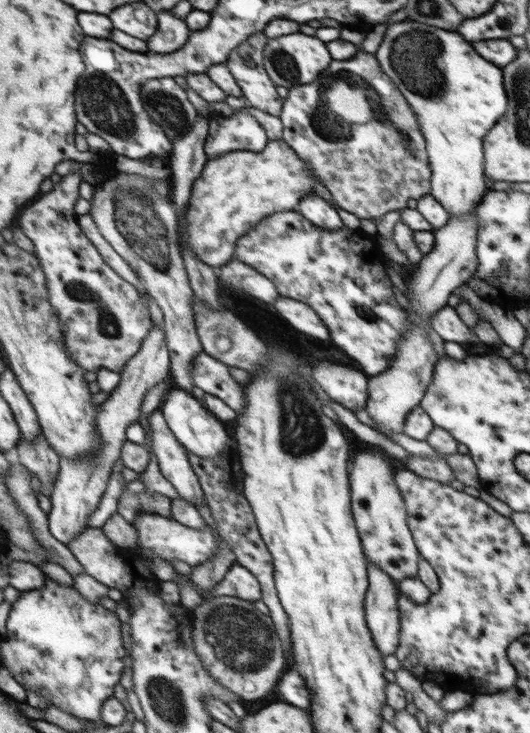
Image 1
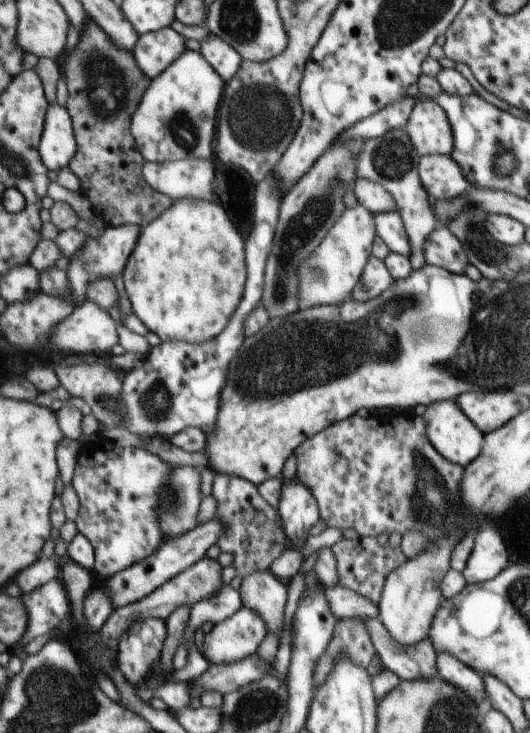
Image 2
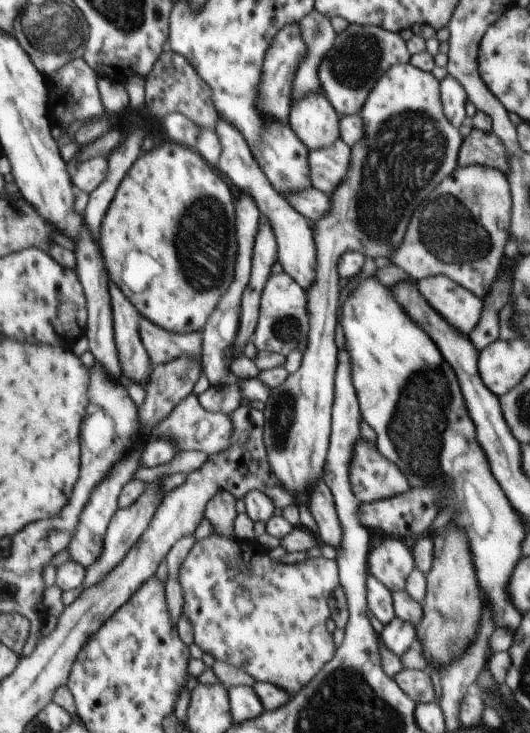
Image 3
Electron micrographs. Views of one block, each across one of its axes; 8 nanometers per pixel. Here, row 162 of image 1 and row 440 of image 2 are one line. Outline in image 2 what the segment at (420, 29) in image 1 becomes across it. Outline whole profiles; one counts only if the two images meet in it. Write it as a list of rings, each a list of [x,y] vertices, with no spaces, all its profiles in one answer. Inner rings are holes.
[[[445,400],[428,405],[423,414],[427,439],[451,463],[462,468],[468,466],[479,454],[484,444],[483,432],[460,410],[455,401]]]

